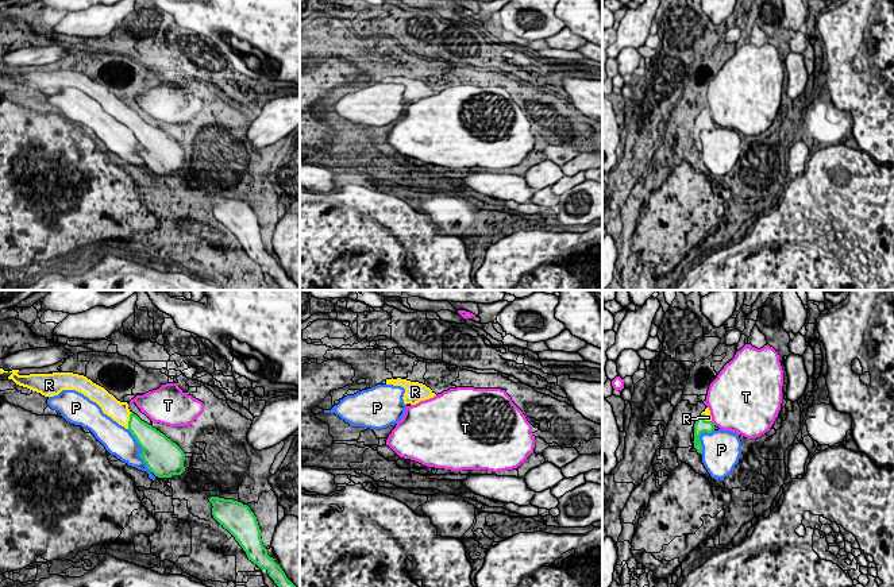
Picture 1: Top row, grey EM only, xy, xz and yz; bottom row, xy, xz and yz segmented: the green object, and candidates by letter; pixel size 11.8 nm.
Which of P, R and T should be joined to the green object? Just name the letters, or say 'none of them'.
R

